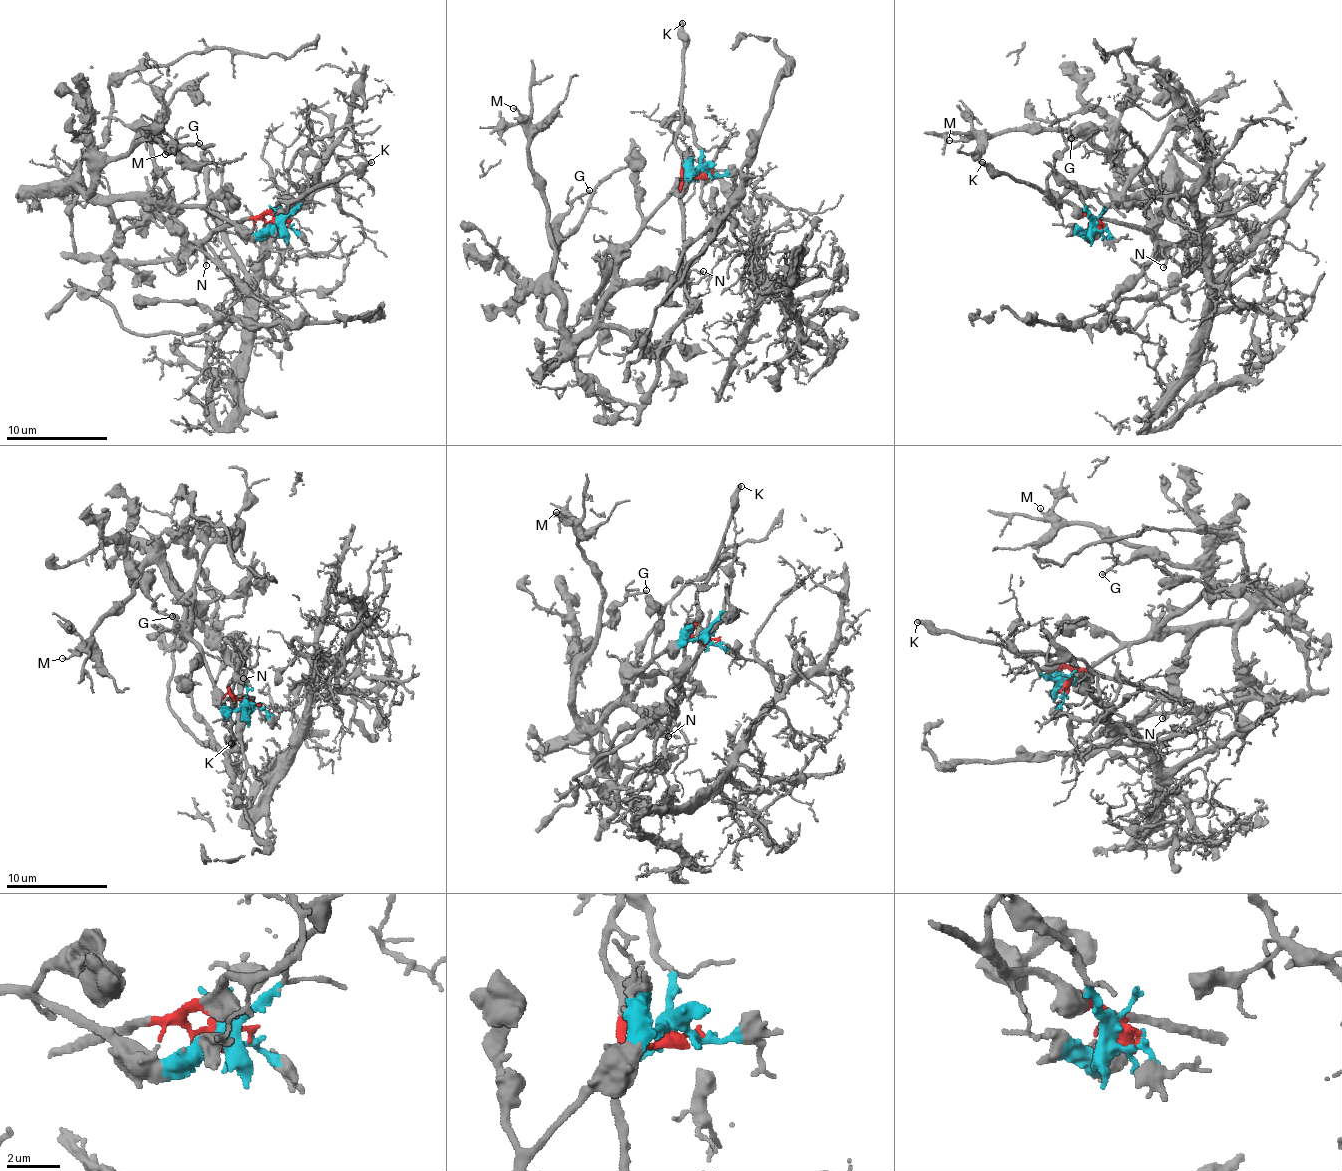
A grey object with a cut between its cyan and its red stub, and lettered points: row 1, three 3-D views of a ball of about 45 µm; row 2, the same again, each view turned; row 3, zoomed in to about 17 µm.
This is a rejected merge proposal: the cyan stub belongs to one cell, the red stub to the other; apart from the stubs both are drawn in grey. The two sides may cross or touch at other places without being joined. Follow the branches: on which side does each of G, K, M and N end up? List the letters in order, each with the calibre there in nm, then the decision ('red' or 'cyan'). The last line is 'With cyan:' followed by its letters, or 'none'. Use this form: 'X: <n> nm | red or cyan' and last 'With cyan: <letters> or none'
G: 160 nm | cyan
K: 300 nm | red
M: 130 nm | cyan
N: 150 nm | red
With cyan: G, M

